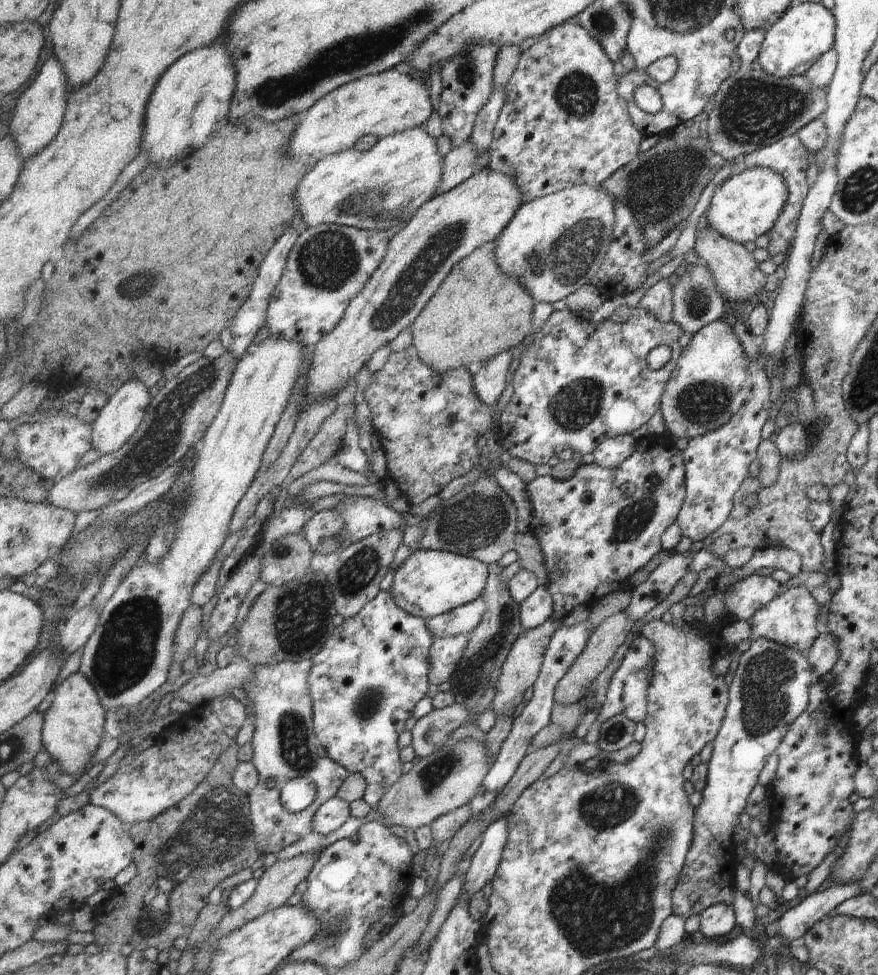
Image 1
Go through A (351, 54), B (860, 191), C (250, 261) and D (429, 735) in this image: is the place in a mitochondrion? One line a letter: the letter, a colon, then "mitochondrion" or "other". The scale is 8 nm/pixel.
A: mitochondrion
B: mitochondrion
C: other
D: mitochondrion

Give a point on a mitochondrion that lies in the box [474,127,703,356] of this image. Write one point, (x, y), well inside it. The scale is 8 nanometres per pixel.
(569, 256)

